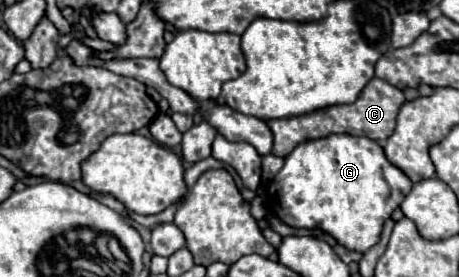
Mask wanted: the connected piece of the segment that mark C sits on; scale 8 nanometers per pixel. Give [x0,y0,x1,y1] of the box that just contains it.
[269,78,405,158]

